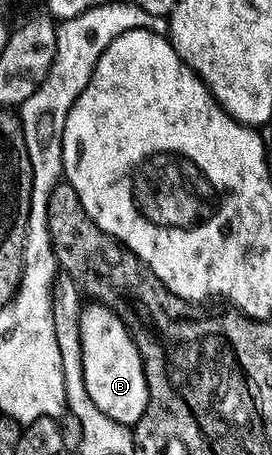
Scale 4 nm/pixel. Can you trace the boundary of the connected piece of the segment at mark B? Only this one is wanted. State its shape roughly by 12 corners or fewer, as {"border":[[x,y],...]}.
{"border":[[103,304],[81,314],[85,386],[115,422],[146,410],[142,358]]}

